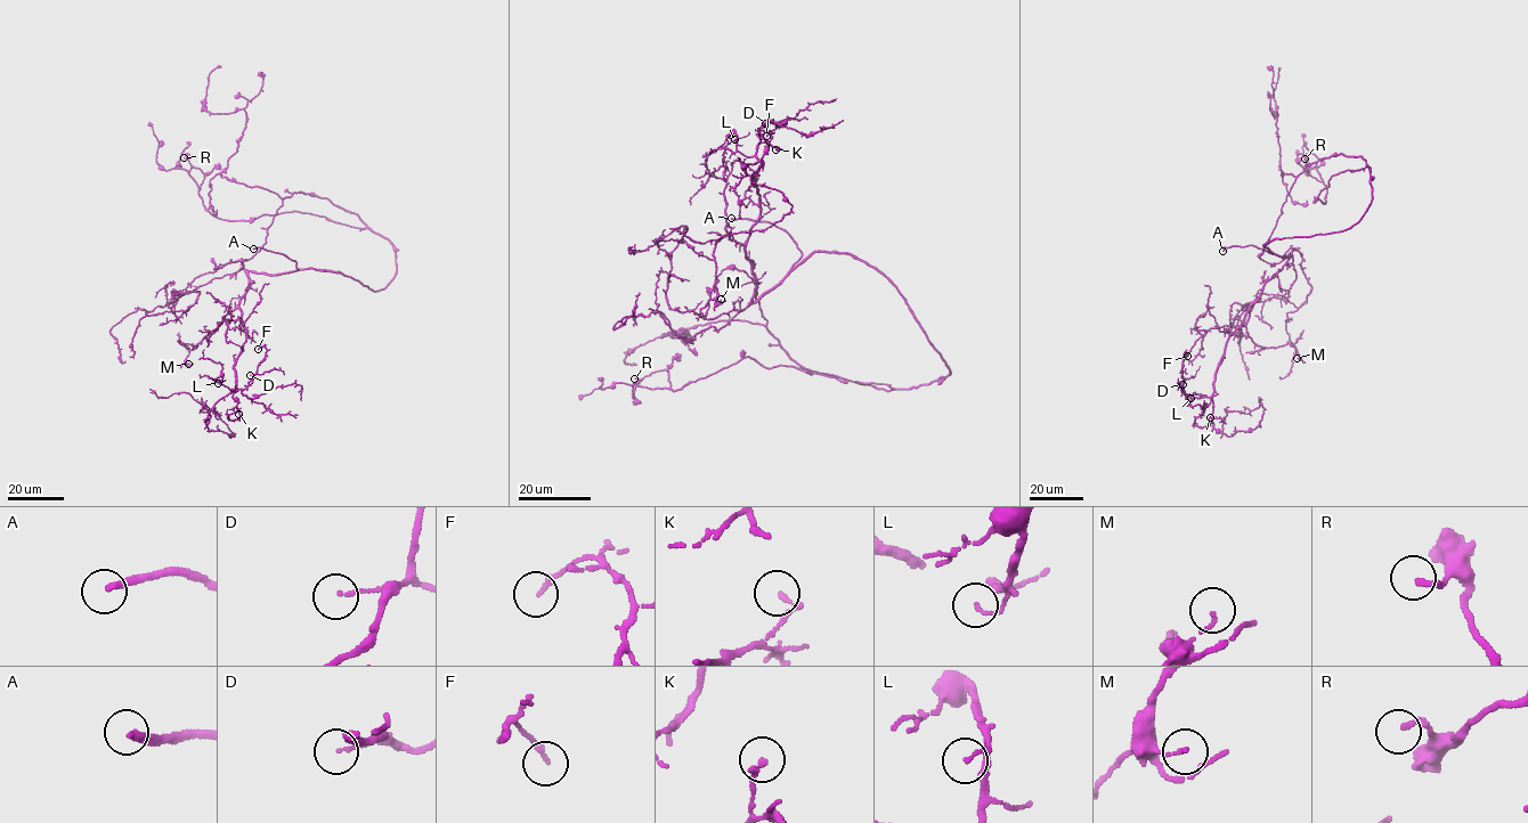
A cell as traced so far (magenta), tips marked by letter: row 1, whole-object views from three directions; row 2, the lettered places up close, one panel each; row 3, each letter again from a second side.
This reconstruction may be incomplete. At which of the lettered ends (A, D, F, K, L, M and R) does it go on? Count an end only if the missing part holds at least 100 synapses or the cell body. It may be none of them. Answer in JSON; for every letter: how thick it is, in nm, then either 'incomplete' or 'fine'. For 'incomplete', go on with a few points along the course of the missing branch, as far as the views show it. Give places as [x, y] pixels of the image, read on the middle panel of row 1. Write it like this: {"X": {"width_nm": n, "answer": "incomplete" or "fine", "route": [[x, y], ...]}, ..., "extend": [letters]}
{"A": {"width_nm": 220, "answer": "incomplete", "route": [[731, 218], [722, 216], [718, 208], [713, 217], [692, 220], [691, 217]]}, "D": {"width_nm": 100, "answer": "fine"}, "F": {"width_nm": 180, "answer": "fine"}, "K": {"width_nm": 170, "answer": "fine"}, "L": {"width_nm": 100, "answer": "fine"}, "M": {"width_nm": 100, "answer": "fine"}, "R": {"width_nm": 200, "answer": "fine"}, "extend": ["A"]}

